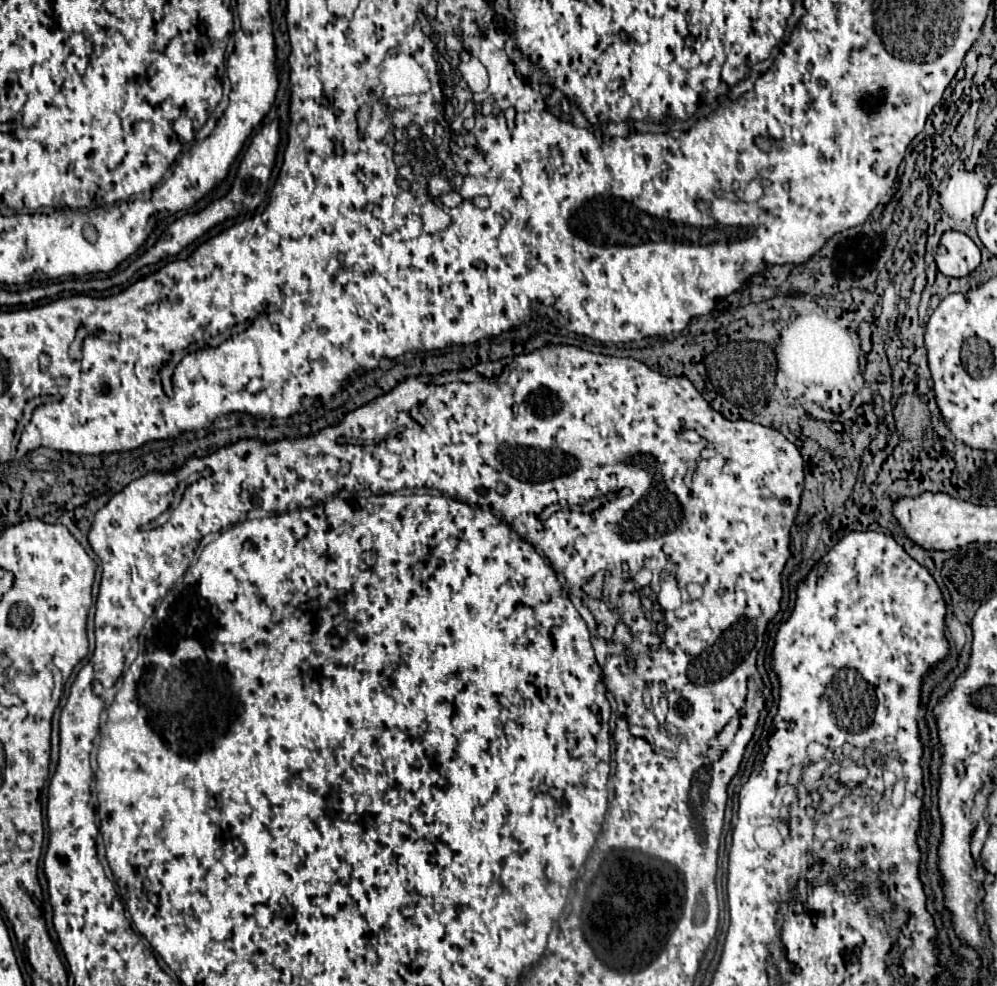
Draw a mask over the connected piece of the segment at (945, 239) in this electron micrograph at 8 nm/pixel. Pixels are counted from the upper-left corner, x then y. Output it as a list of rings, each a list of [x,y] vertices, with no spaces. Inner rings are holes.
[[[945,232],[941,236],[941,246],[945,254],[937,254],[937,268],[951,278],[969,276],[981,262],[981,250],[963,232]]]

